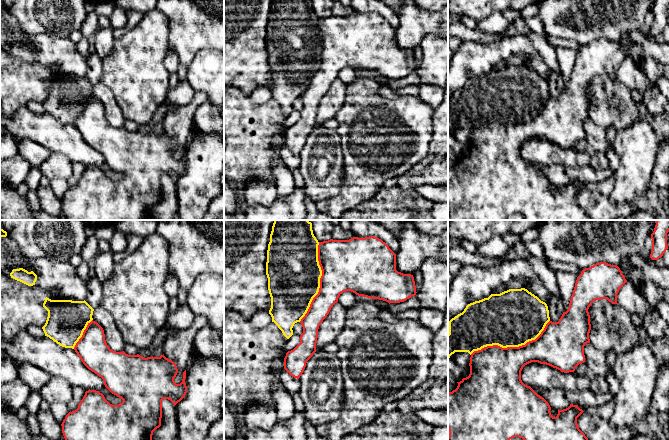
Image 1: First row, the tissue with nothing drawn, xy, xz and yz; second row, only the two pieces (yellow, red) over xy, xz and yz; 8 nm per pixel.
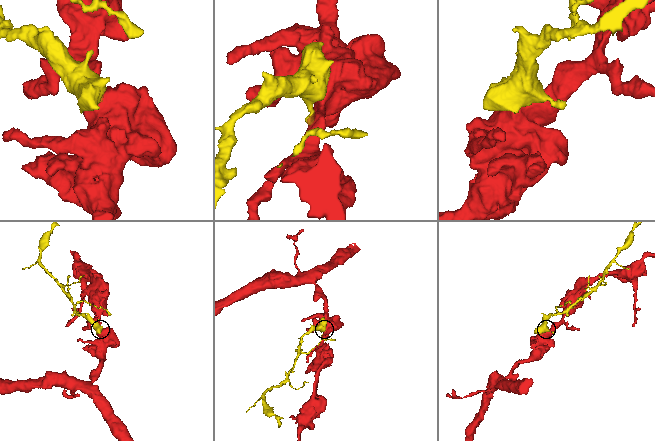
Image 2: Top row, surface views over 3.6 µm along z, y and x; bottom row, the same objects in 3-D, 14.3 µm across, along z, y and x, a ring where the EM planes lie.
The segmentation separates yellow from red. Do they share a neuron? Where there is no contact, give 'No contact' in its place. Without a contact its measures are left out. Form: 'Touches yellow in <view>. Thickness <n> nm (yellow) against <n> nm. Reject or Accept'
Touches yellow in yz. Thickness 460 nm (yellow) against 420 nm. Reject

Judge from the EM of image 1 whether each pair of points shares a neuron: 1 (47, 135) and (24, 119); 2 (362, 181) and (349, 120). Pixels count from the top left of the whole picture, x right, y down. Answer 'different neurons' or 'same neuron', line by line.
1: same neuron
2: same neuron

